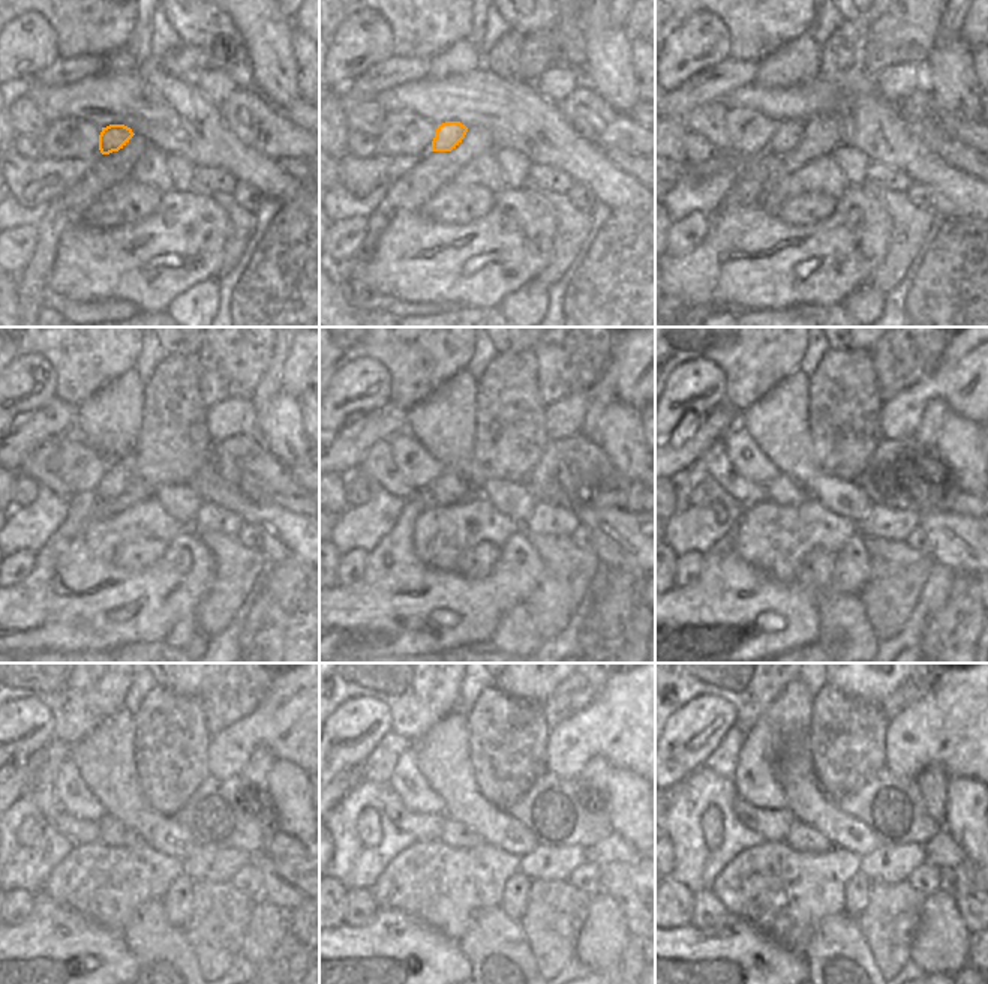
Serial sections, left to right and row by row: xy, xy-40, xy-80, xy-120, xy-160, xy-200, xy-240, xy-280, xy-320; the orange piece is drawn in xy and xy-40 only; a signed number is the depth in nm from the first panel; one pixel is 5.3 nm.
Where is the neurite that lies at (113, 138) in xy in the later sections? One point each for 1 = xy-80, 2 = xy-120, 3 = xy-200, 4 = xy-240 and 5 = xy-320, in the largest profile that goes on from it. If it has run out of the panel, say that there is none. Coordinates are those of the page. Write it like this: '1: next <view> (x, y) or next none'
1: next xy-80 (787, 134)
2: next xy-120 (119, 476)
3: next xy-200 (783, 489)
4: next xy-240 (111, 831)
5: next xy-320 (801, 837)

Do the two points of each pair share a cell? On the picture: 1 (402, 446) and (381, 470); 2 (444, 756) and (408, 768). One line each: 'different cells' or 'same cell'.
1: different cells
2: different cells

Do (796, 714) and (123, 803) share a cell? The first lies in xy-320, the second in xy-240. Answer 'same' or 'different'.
different

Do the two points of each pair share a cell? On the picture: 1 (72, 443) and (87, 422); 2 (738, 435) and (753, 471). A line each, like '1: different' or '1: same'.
1: different
2: same

